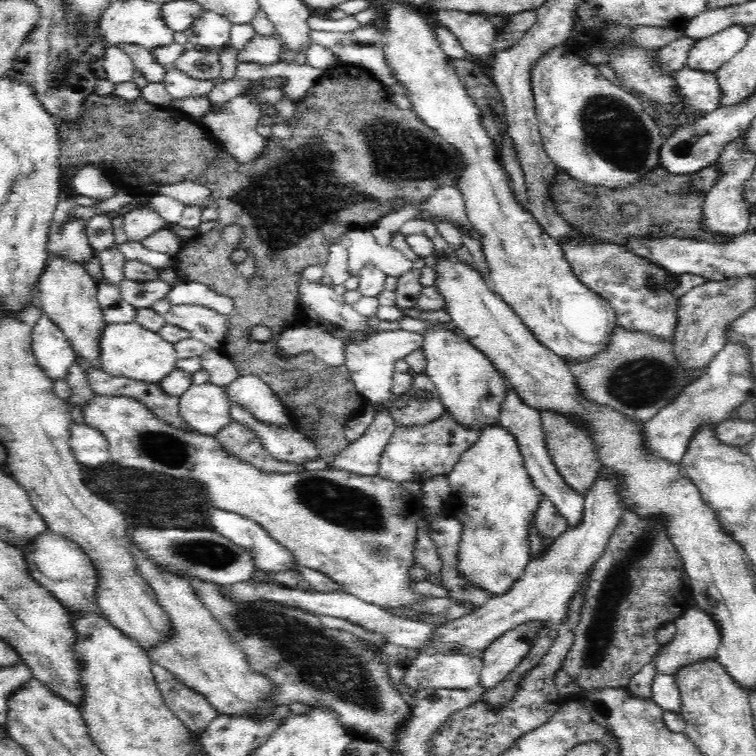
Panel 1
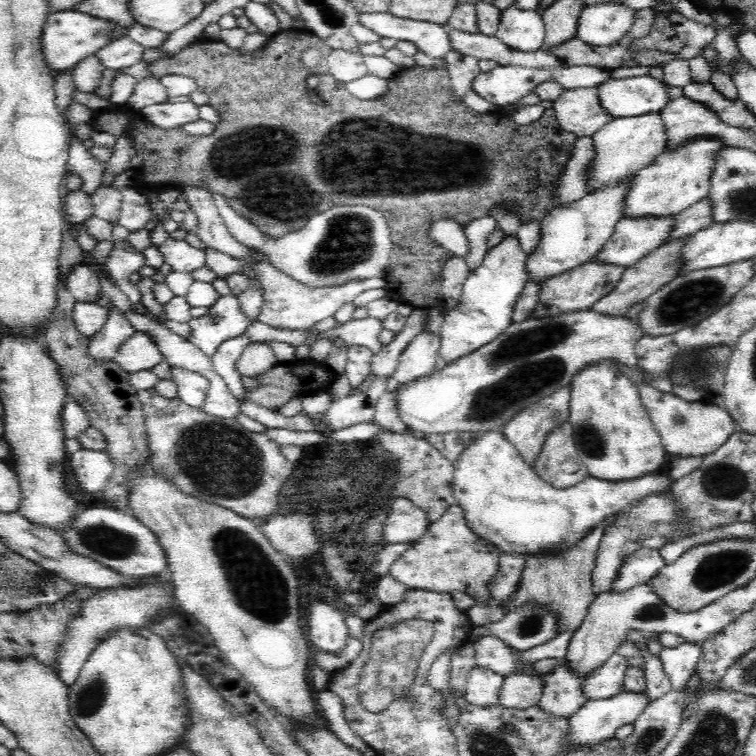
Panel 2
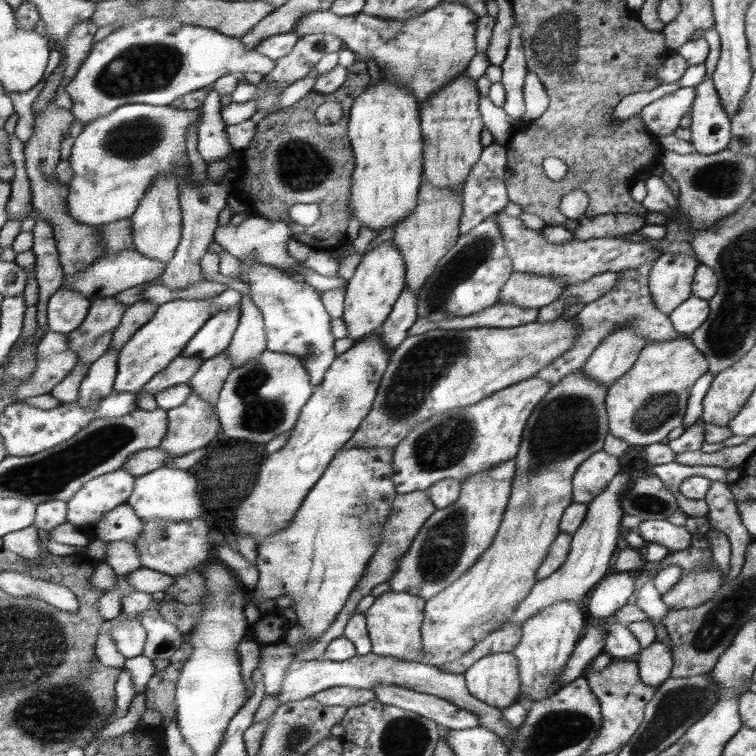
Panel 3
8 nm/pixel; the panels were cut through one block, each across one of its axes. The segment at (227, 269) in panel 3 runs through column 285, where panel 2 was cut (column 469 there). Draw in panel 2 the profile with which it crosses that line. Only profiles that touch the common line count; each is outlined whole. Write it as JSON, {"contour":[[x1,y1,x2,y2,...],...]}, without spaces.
{"contour":[[506,234,484,256,482,264,470,271,462,286,458,306,449,308,439,330,441,347,438,358,450,364,466,354,492,342,512,324,512,312,523,291,526,279,526,260,517,235]]}

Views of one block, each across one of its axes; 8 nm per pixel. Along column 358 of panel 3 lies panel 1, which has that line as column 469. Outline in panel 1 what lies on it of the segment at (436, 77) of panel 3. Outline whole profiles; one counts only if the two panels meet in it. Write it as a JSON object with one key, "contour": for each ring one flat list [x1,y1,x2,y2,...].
{"contour":[[442,10,436,14,436,22,444,26,462,44,470,60,488,64,490,67,495,58,492,42,496,40,497,34,497,27,491,20,479,14]]}

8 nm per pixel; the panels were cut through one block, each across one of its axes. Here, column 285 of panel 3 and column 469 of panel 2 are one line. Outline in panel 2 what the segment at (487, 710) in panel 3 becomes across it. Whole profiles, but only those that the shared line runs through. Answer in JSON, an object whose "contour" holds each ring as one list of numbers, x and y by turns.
{"contour":[[476,665,470,671,465,699,471,705,484,708,500,706,499,698,504,679,505,676]]}

